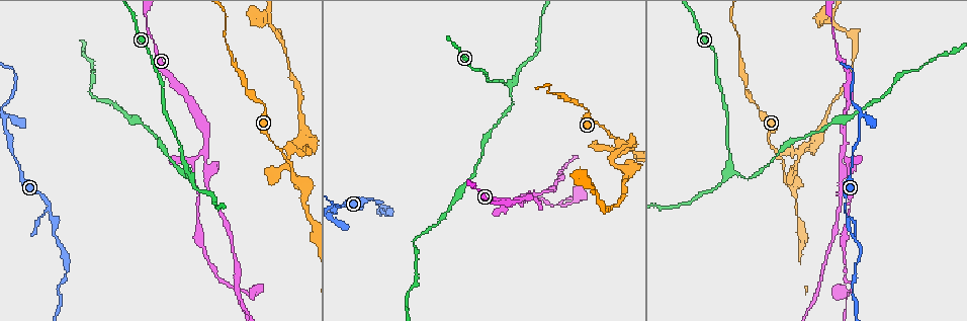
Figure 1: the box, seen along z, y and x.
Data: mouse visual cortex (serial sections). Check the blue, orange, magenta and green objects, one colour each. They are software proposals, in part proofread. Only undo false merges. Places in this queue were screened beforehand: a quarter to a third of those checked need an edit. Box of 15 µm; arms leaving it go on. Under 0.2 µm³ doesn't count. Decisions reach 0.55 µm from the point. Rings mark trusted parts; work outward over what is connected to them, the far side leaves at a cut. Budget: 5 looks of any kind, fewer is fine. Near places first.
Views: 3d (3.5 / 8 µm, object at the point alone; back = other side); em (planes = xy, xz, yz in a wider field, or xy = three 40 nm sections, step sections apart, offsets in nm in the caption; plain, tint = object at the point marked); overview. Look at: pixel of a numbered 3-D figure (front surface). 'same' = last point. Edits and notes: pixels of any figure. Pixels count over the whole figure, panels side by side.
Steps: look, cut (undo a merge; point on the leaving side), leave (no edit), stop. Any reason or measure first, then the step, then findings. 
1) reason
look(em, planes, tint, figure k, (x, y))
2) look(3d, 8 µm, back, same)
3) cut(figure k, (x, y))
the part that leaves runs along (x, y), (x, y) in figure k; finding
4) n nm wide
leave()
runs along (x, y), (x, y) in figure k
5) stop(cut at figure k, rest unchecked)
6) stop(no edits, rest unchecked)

branch point
look(3d, 8 µm, figure 1, (186, 169))

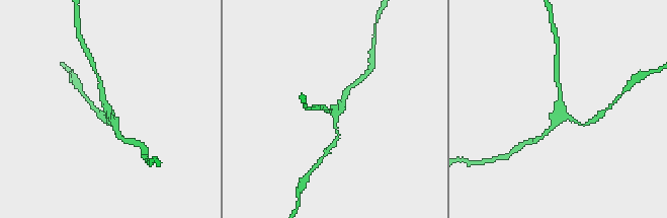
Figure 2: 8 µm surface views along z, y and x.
3 arms; arms of 150, 150, 250 nm; shape alone is not enough
look(em, xy, step 3, tint, figure 2, (563, 112))

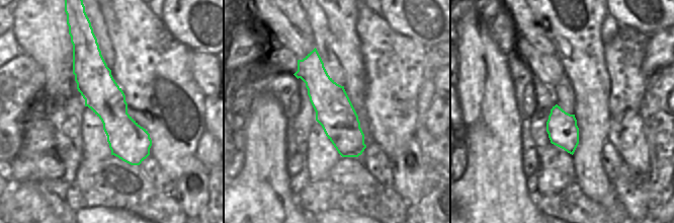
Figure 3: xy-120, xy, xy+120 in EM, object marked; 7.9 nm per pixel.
leave()
one cell here

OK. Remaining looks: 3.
three arms meet
look(3d, 3.5 µm, figure 1, (205, 152))

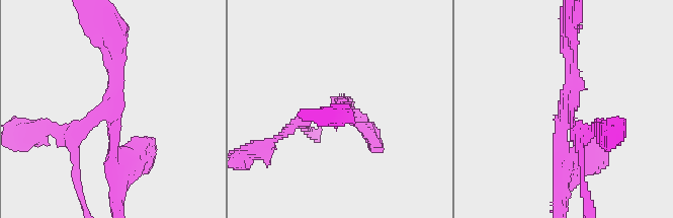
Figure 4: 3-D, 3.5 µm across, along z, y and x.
3 arms; arms of 200, 200, 200 nm
look(em, planes, tint, figure 4, (108, 106))

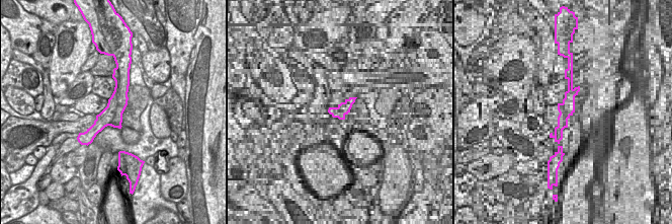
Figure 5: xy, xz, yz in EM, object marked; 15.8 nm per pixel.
cut(figure 4, (127, 147))
a second cell is stuck on

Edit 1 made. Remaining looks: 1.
stop(cut at figure 4, rest unchecked)

